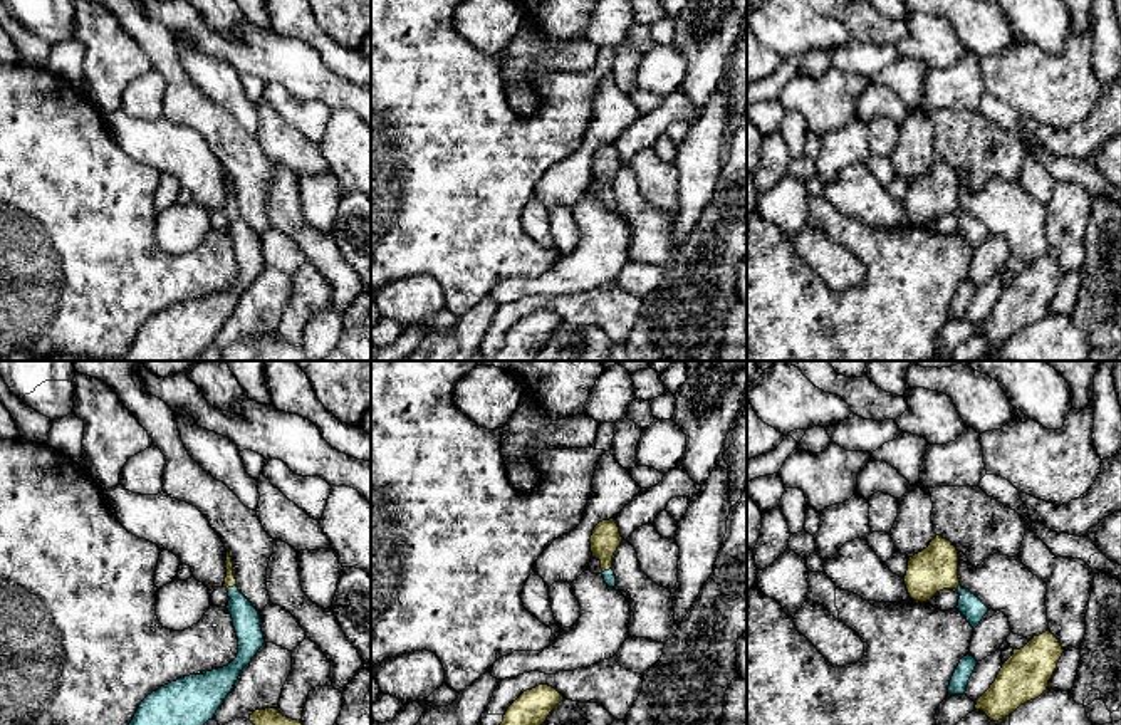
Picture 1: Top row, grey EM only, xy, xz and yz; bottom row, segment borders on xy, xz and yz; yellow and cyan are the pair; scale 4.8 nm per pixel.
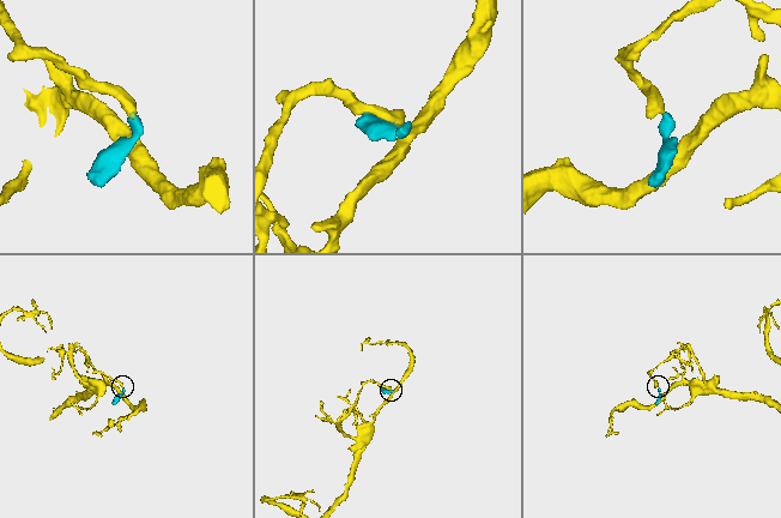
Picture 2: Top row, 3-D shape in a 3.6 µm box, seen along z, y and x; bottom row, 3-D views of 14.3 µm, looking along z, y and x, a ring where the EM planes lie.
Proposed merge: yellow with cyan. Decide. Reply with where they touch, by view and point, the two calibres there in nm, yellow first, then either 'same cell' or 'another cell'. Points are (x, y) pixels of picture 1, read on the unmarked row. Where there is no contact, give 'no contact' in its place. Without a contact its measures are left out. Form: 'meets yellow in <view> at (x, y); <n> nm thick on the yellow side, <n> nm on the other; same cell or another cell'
meets yellow in xy at (230, 210); 60 nm thick on the yellow side, 130 nm on the other; same cell

